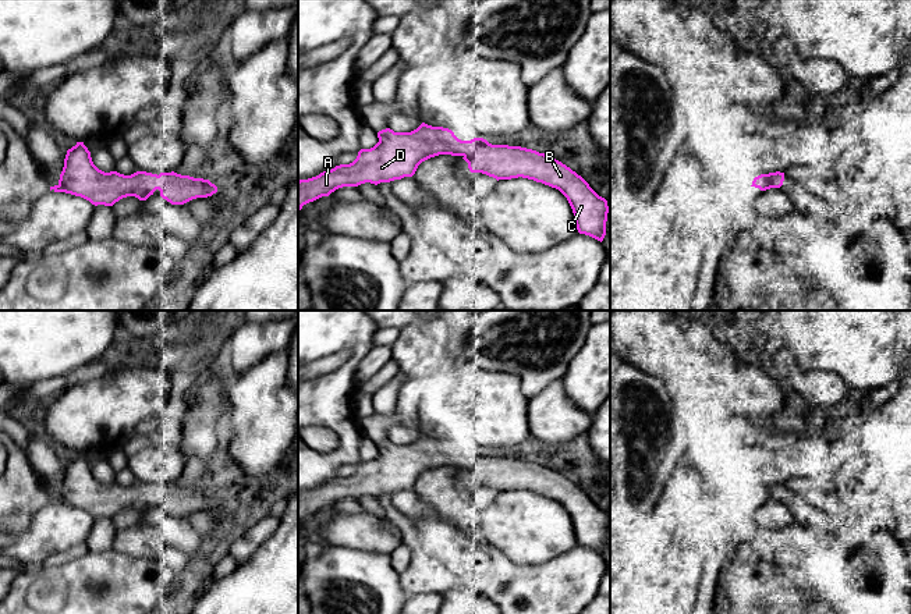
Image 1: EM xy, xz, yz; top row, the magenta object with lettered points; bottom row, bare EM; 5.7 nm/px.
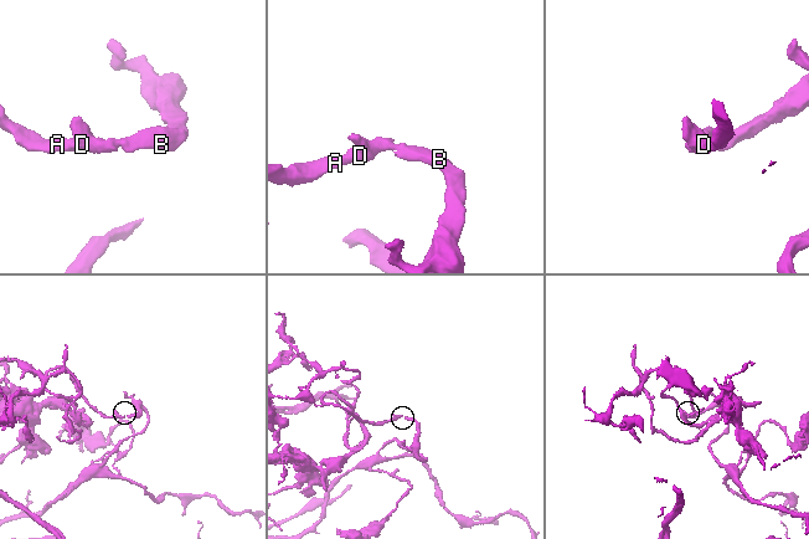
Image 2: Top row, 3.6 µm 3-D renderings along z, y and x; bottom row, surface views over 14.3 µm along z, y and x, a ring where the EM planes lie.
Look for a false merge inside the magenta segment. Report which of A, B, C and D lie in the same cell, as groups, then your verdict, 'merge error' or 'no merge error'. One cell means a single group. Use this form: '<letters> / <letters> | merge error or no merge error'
A B C D | no merge error

